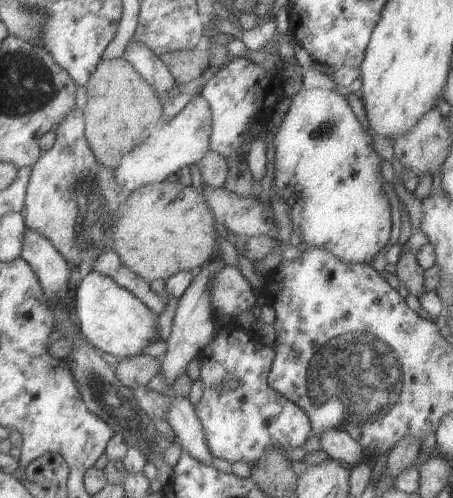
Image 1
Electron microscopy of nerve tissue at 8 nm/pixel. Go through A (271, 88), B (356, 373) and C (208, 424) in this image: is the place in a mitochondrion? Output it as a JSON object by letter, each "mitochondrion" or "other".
{"A":"other","B":"mitochondrion","C":"other"}

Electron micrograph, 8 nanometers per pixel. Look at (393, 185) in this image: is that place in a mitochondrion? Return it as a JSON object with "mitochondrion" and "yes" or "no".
{"mitochondrion":"no"}

